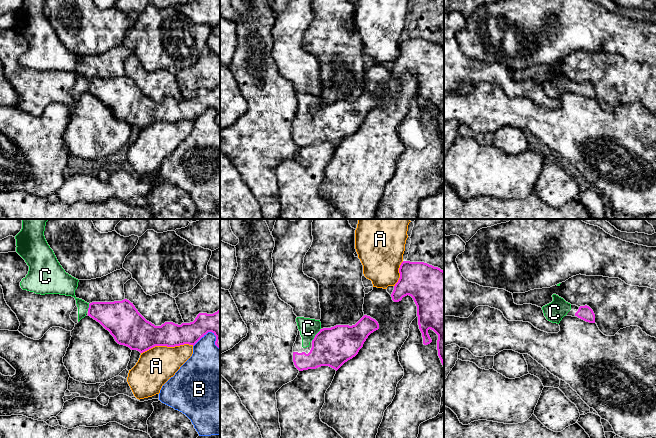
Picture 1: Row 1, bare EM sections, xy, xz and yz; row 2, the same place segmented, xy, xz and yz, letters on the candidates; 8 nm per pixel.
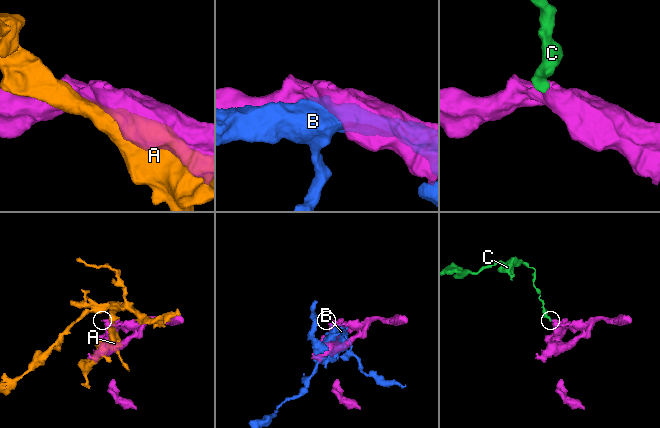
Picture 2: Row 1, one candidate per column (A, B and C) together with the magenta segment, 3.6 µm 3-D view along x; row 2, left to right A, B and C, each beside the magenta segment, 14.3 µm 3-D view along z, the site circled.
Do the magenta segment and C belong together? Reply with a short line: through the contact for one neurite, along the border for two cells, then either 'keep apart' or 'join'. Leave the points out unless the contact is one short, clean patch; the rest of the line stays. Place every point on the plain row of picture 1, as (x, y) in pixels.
line xz (334, 122), (330, 122), (316, 110), (308, 104); join

